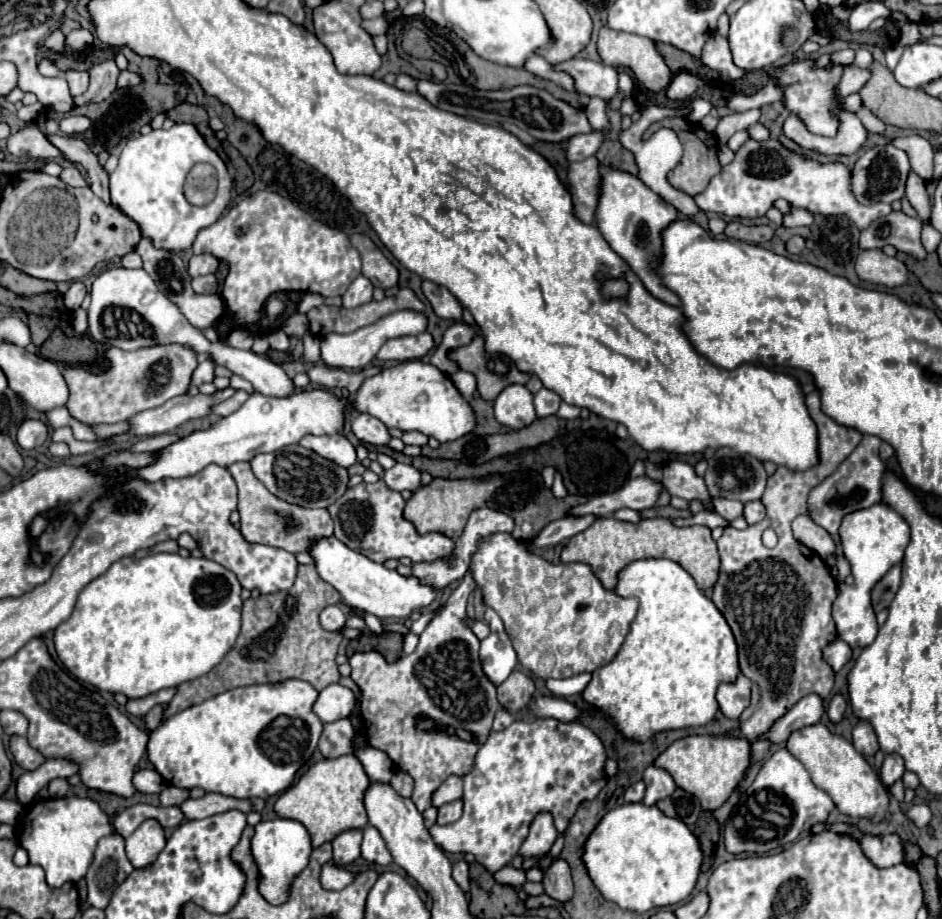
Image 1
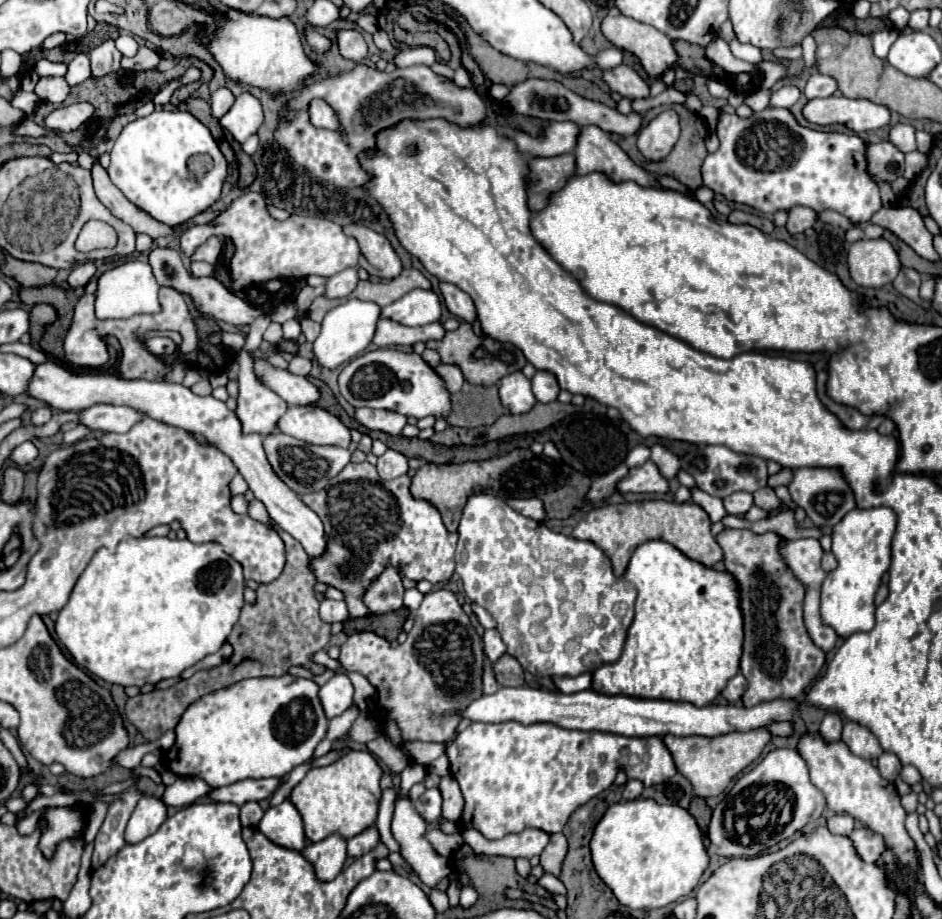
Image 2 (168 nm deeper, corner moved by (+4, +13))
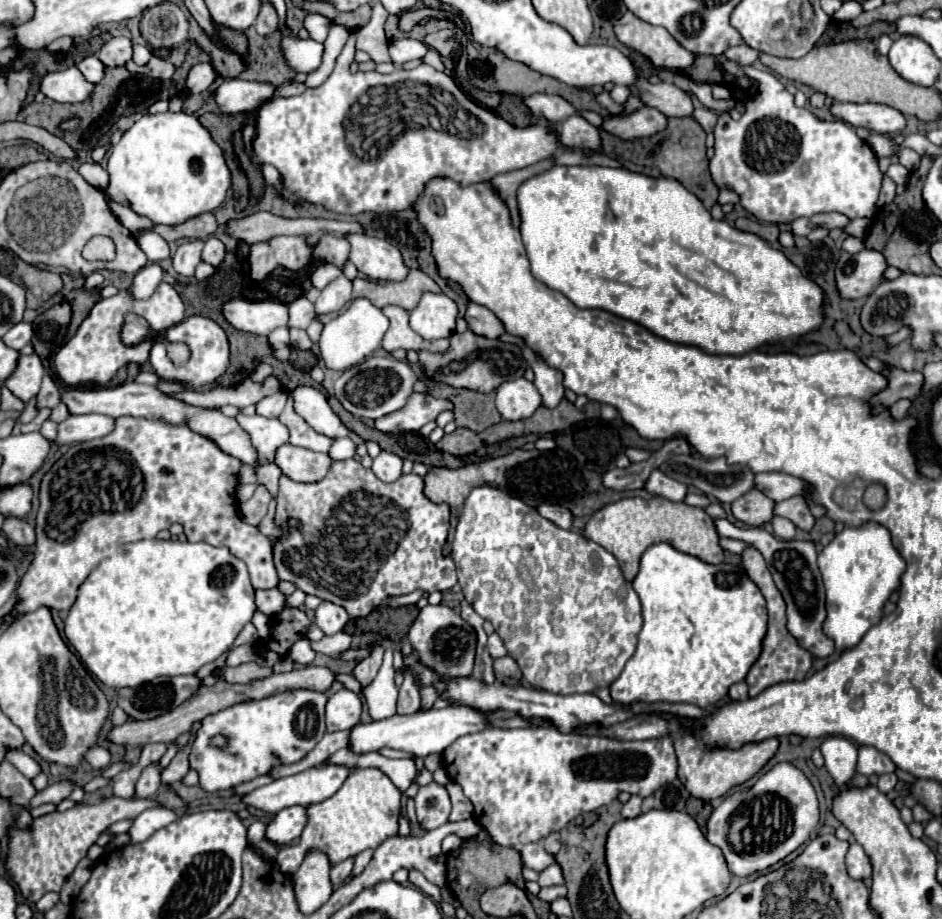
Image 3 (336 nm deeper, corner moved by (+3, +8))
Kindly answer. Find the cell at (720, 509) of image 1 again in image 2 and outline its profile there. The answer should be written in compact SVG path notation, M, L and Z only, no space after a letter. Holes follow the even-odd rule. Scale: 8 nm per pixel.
M739 491L739 493L731 493L729 497L723 499L725 503L725 509L727 513L733 513L733 515L743 515L751 505L751 493L745 493L745 491Z

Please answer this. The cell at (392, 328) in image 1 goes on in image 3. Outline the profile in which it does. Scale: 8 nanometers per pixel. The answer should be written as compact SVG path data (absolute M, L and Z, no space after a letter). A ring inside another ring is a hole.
M424 294L416 310L410 310L410 326L426 340L450 338L456 332L458 306L446 294Z

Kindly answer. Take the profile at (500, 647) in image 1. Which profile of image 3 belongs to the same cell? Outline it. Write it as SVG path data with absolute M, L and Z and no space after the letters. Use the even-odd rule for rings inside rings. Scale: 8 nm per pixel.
M498 634L488 636L488 652L490 652L492 658L502 658L506 654L506 648L504 648L504 644L502 644Z

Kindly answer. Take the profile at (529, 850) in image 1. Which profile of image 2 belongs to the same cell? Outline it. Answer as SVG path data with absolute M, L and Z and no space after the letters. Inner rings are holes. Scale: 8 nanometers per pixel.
M527 827L521 833L511 833L499 841L487 841L479 831L473 829L461 831L461 835L477 855L503 855L513 859L515 857L531 859L533 855L541 855L541 851L549 841L549 833L533 827Z

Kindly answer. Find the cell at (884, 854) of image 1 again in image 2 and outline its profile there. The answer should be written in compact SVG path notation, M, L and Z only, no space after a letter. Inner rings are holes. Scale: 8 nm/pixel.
M869 827L855 829L849 835L849 839L853 841L853 845L855 845L857 853L861 855L861 859L867 861L867 863L875 863L881 857L881 853L885 851L885 839L879 833L871 831Z

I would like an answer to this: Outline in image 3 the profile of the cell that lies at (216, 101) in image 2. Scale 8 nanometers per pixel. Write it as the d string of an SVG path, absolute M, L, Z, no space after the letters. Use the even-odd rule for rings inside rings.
M226 80L218 86L214 98L224 114L252 112L260 102L274 94L276 86L270 82L246 82L246 80Z

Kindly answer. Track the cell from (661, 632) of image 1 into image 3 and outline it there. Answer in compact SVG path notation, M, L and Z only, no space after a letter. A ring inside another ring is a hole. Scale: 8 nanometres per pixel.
M660 542L644 552L640 572L632 584L642 602L644 626L638 634L638 648L634 656L628 660L620 678L610 686L614 702L688 702L708 708L722 700L734 682L746 678L748 670L762 652L768 616L764 596L742 564L706 564L696 556L684 554L670 544Z

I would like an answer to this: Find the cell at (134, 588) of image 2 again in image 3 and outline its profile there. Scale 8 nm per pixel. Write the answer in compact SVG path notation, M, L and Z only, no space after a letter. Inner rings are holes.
M140 540L134 544L122 544L118 546L118 552L106 560L102 560L92 574L88 576L88 580L80 586L78 590L78 598L74 602L74 606L68 612L66 618L66 638L68 642L74 646L74 650L78 652L80 660L84 662L84 666L106 686L110 688L124 688L124 686L140 686L144 682L150 682L152 678L158 676L178 676L178 674L196 674L204 664L214 662L220 654L224 654L236 640L236 636L240 634L240 630L252 620L256 612L256 604L254 604L254 588L250 584L248 578L248 570L244 566L244 562L236 556L230 554L228 548L216 548L204 542L192 544L192 542L180 542L180 540Z

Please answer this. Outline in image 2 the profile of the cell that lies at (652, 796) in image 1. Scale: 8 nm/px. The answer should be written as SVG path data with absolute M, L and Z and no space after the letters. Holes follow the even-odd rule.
M517 721L503 723L471 723L465 731L457 735L453 745L447 749L449 763L453 767L453 777L461 785L465 797L465 807L459 819L461 829L477 829L485 839L503 839L509 833L519 833L525 827L537 827L551 833L559 833L567 823L569 815L591 797L605 791L617 769L625 769L629 779L639 779L645 787L663 783L671 779L677 769L671 753L659 737L623 737L615 733L599 731L577 731L563 729L555 723L531 723L523 725Z

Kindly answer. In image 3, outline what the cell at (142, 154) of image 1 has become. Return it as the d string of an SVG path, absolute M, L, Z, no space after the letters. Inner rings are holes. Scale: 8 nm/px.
M164 112L164 114L144 114L132 128L128 128L120 142L114 144L108 156L110 186L108 196L122 206L132 208L136 214L150 218L154 224L176 226L204 212L212 212L226 199L230 188L230 170L224 162L220 146L212 140L208 130L200 124L194 114L186 112Z

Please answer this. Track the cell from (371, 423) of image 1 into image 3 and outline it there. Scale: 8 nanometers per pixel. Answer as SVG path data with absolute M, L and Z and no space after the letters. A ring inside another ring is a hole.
M414 392L402 410L378 418L376 428L386 434L414 432L420 430L426 422L436 420L438 414L444 410L454 410L452 400L442 400L442 398L434 398L432 394Z

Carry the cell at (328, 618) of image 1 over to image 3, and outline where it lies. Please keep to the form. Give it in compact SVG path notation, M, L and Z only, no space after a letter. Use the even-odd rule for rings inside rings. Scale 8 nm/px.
M320 602L320 606L314 610L316 618L314 622L318 624L318 628L324 632L324 634L336 634L340 632L346 622L348 622L348 614L342 606L336 606L332 602Z

